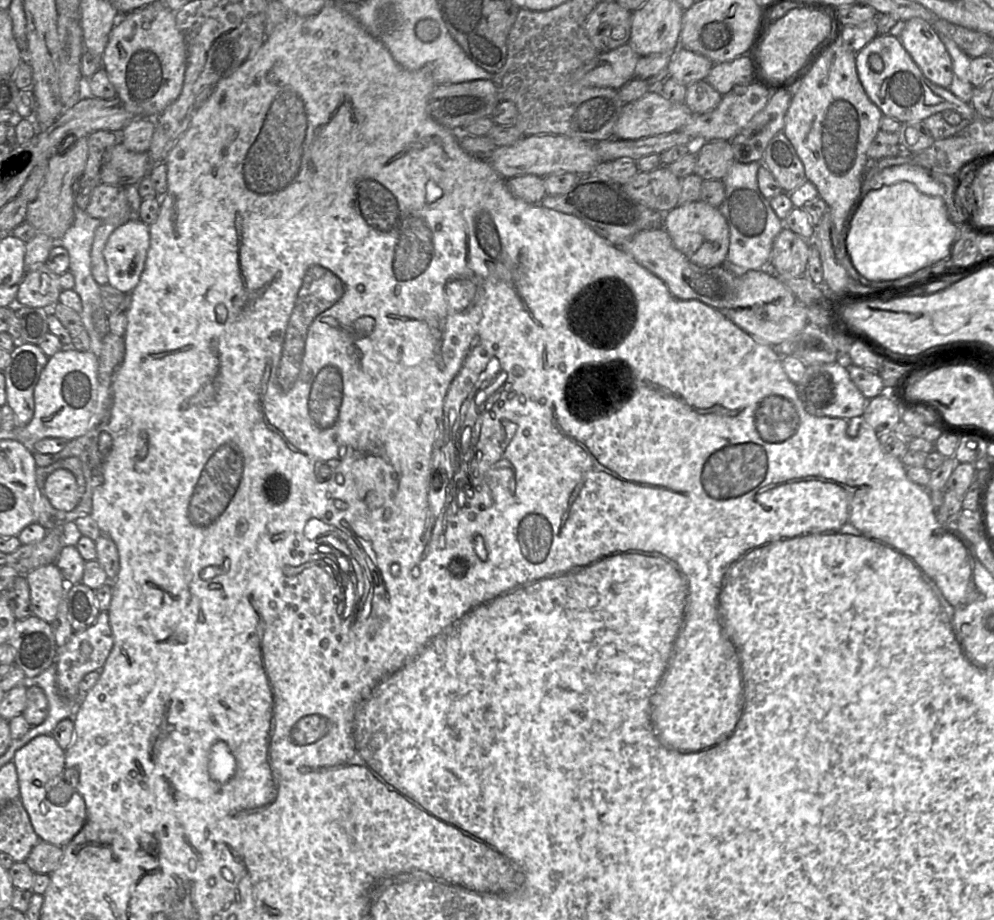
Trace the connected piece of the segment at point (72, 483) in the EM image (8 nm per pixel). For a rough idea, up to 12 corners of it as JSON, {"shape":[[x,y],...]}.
{"shape":[[67,469],[46,479],[45,494],[57,510],[79,503],[77,481]]}

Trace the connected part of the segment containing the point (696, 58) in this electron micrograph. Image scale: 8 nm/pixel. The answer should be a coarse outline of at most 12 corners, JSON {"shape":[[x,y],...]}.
{"shape":[[680,47],[668,76],[687,87],[705,80],[707,57]]}

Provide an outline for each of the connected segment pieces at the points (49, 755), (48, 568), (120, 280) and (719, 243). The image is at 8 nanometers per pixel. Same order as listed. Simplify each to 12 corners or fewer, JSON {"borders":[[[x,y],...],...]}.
{"borders":[[[51,734],[18,749],[19,797],[39,840],[64,847],[86,822]],[[55,563],[25,574],[31,611],[49,624],[68,584]],[[149,226],[118,227],[103,251],[108,284],[131,293],[144,270]],[[700,200],[663,215],[674,246],[704,267],[725,263],[730,234]]]}

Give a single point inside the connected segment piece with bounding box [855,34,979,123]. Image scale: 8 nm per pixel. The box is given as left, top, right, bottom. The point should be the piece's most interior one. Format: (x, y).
(900, 90)

